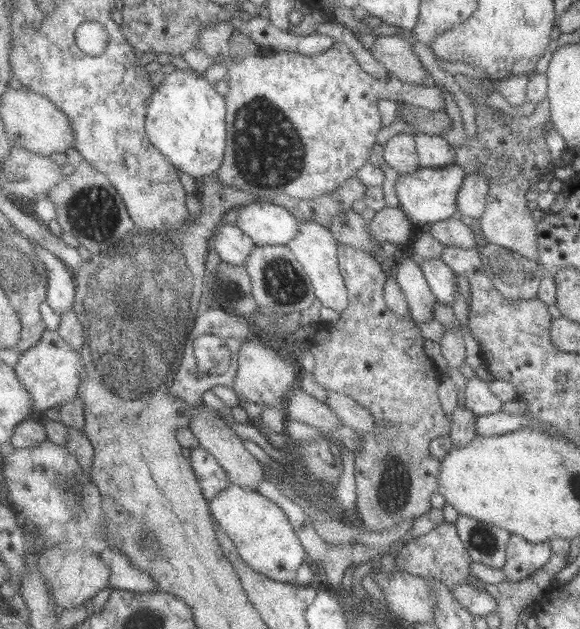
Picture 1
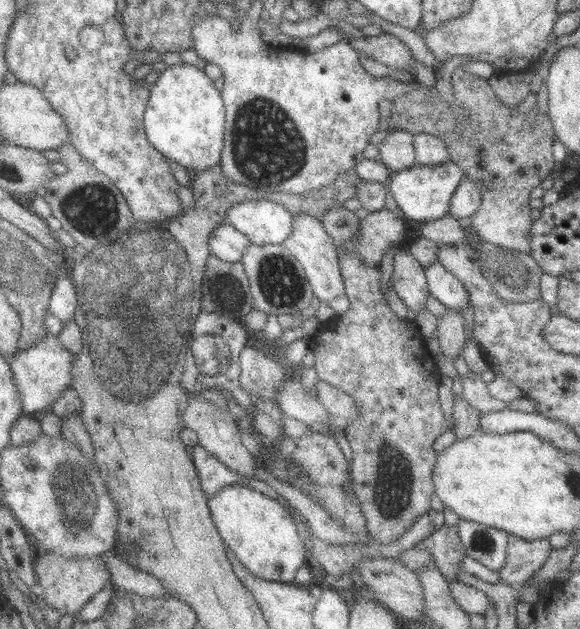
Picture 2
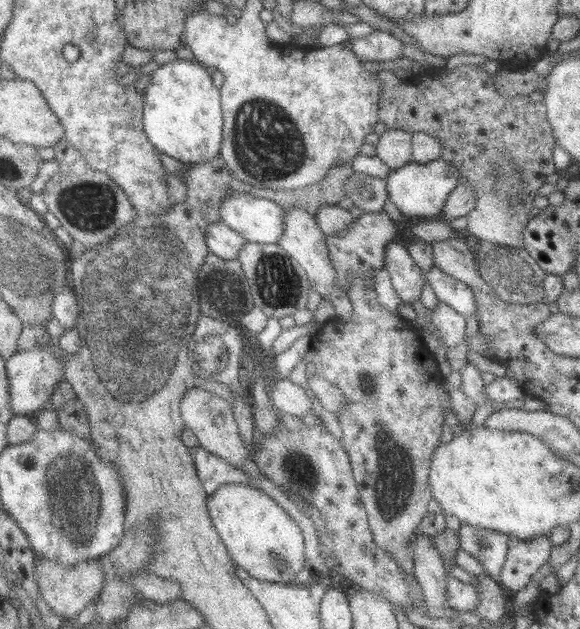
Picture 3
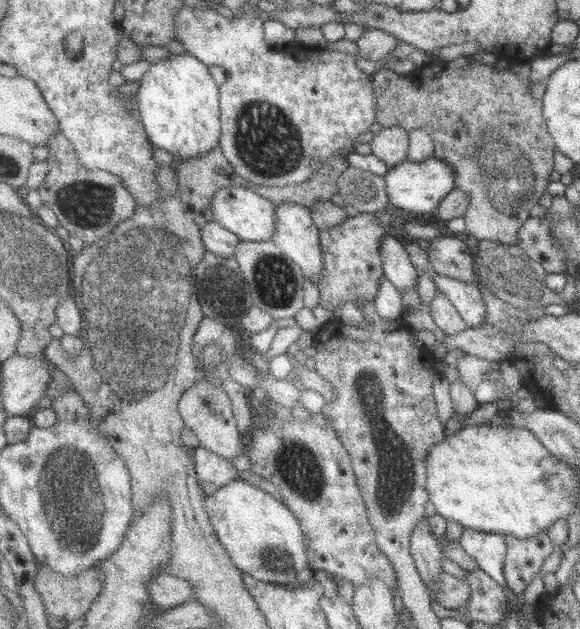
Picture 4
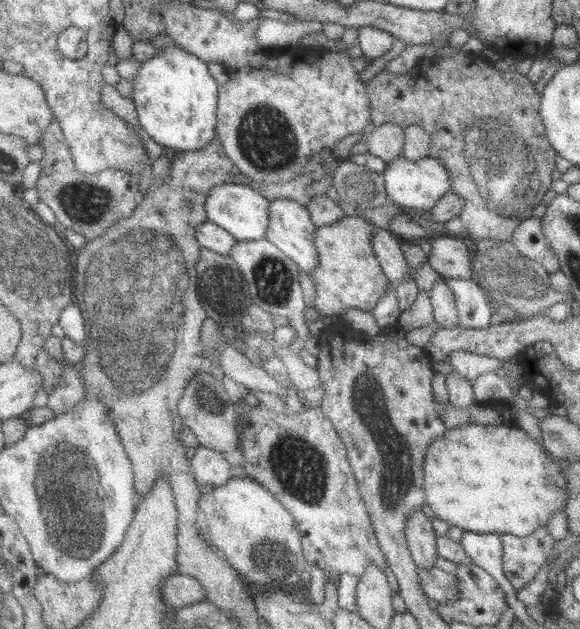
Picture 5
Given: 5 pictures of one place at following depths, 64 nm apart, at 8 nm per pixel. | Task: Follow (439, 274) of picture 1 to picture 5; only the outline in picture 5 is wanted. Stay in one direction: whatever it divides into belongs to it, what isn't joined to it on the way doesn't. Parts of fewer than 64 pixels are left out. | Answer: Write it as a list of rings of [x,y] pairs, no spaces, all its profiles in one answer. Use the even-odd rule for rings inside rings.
[[[446,279],[455,295],[459,326],[464,329],[484,329],[491,326],[492,309],[486,292],[472,279]]]

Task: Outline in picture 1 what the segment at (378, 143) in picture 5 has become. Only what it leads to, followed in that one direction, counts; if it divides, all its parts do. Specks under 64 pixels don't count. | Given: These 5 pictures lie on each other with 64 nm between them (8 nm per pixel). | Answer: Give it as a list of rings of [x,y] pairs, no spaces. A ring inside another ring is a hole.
[[[404,133],[394,137],[386,145],[386,158],[401,175],[416,173],[423,166],[417,136]]]

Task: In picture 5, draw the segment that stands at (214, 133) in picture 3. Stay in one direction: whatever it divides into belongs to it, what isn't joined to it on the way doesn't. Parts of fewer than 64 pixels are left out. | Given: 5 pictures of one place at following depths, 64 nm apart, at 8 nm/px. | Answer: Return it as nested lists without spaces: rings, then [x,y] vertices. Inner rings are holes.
[[[176,44],[142,63],[132,81],[132,97],[137,102],[141,123],[154,139],[173,152],[202,150],[219,136],[223,87],[212,76],[208,63]]]

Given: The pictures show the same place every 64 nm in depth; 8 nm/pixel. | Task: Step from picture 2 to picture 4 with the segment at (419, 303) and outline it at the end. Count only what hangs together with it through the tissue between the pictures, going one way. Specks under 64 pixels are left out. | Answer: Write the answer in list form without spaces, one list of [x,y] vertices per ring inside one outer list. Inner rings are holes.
[[[394,234],[384,239],[383,260],[387,278],[402,294],[411,289],[417,290],[420,270],[412,263],[404,242]]]

